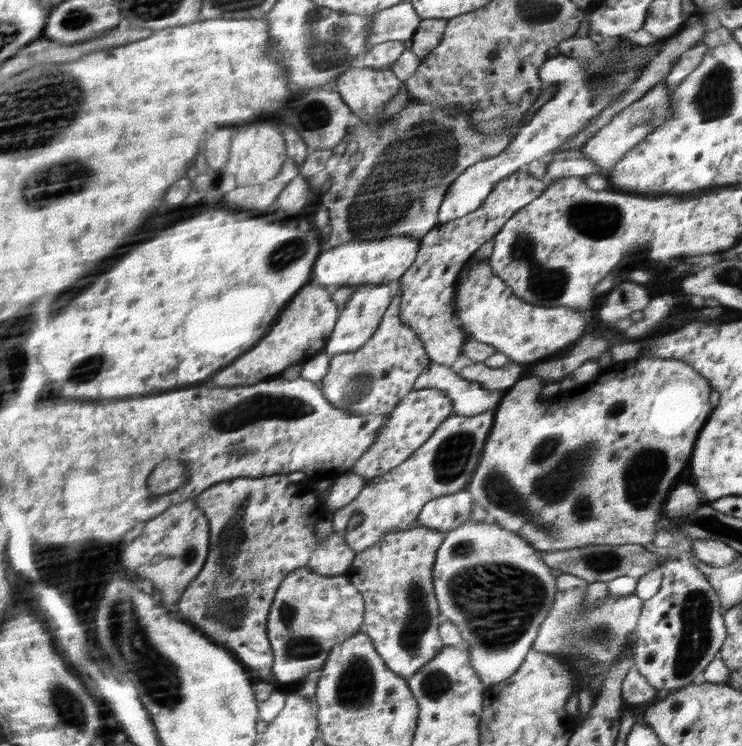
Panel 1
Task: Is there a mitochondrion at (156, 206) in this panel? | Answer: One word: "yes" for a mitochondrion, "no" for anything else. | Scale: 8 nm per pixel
no

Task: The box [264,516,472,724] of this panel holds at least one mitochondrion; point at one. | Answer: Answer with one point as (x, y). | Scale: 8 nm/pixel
(355, 685)

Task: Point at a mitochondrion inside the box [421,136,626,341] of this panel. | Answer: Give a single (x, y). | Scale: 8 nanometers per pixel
(541, 286)

